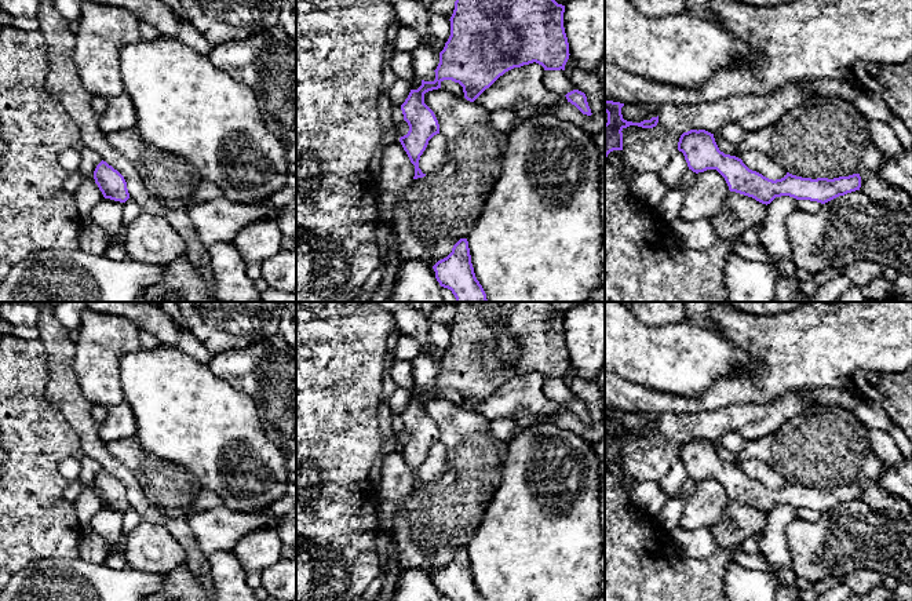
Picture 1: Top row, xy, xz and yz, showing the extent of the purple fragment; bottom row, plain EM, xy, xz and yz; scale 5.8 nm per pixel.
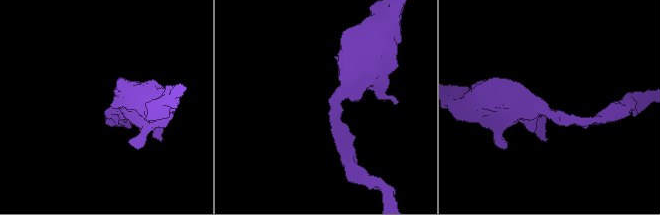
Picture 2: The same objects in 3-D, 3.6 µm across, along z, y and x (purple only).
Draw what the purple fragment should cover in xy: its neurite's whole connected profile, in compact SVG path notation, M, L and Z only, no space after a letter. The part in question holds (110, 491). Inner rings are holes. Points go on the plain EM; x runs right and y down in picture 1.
M102 469L96 474L94 488L105 507L120 511L125 511L129 507L124 485L106 470Z

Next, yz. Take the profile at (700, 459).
M705 438L683 441L678 451L678 459L683 462L687 476L693 481L716 478L725 487L730 500L752 506L766 514L781 505L825 513L861 496L860 482L833 488L811 488L787 481L781 488L769 488L749 478L741 467L721 460L714 442Z

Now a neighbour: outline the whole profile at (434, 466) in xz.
M439 441L434 444L420 465L419 477L426 484L438 484L448 471L446 447Z

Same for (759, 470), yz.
M745 459L741 465L743 471L752 480L769 488L781 488L787 480L770 463L758 459Z

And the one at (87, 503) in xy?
M83 455L80 462L81 473L79 476L79 481L83 484L83 491L73 503L79 522L81 528L85 528L90 527L90 521L95 513L103 507L103 503L94 488L94 480L102 470L102 466L96 459L87 455Z

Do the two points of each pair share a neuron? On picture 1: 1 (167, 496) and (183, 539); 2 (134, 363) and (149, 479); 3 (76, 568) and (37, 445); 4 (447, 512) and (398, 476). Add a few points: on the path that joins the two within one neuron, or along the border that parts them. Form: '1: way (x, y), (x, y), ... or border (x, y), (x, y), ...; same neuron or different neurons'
1: border (148, 499), (166, 516), (186, 518); different neurons
2: border (135, 436), (148, 454), (178, 462); different neurons
3: border (77, 556), (73, 558), (42, 558); different neurons
4: border (413, 488), (402, 502), (382, 499); different neurons

